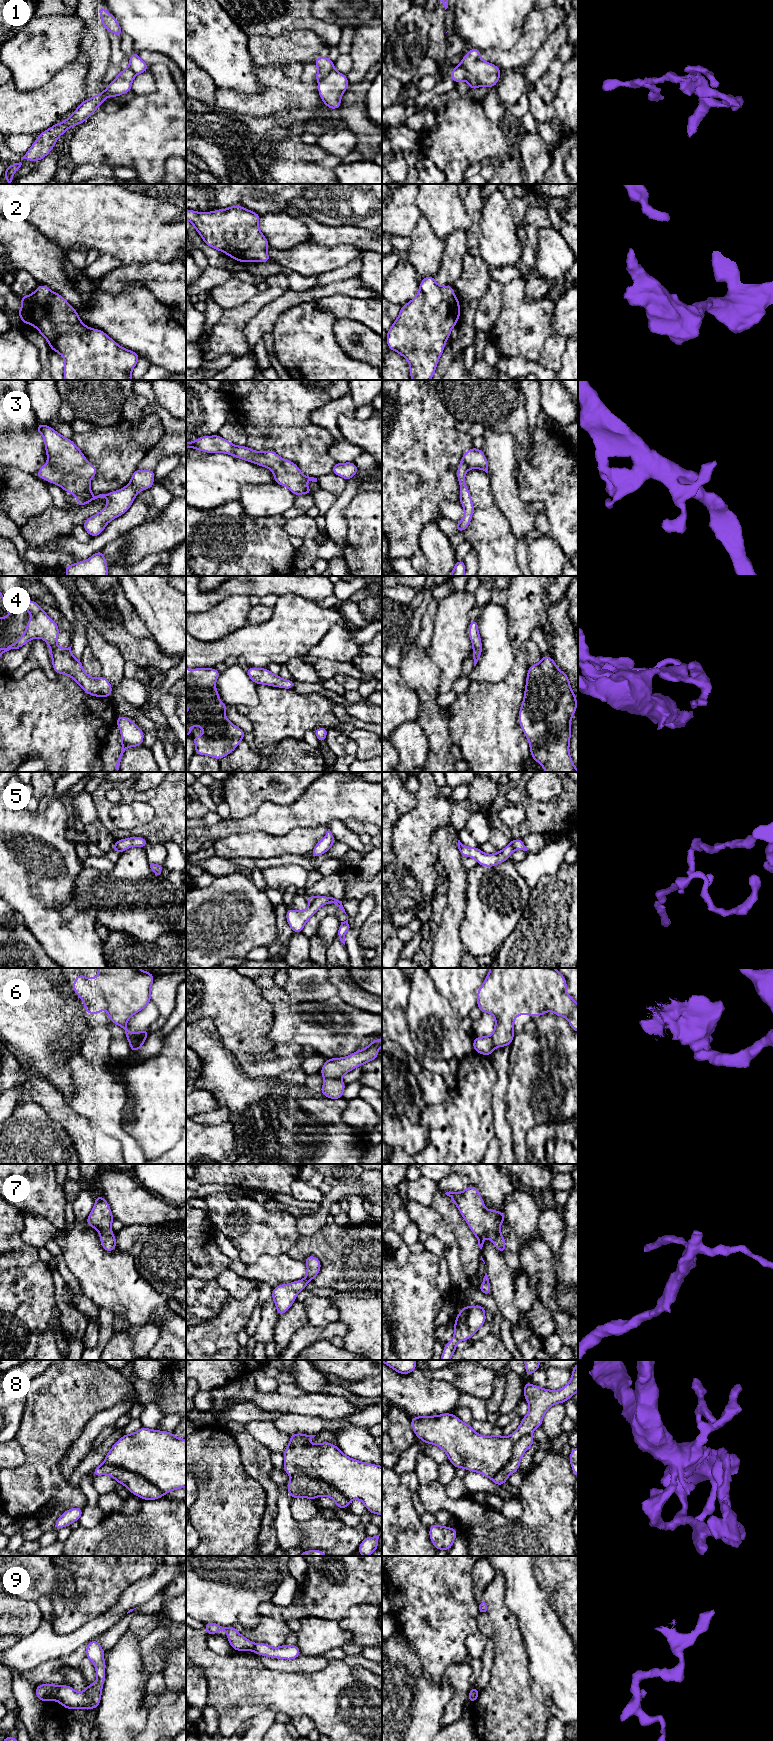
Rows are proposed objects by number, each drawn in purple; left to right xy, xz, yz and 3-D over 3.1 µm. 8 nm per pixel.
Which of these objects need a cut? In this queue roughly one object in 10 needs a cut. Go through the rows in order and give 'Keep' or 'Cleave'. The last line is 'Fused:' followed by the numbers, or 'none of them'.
1: Cleave
2: Keep
3: Keep
4: Keep
5: Cleave
6: Cleave
7: Keep
8: Keep
9: Cleave
Fused: 1, 5, 6, 9

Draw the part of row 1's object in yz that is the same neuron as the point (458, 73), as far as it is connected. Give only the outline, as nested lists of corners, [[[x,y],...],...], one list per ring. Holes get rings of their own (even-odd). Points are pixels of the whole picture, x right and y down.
[[[461,65],[454,67],[450,76],[455,84],[461,82],[462,80],[466,80],[469,83],[470,90],[478,89],[480,86],[473,75],[466,71]]]

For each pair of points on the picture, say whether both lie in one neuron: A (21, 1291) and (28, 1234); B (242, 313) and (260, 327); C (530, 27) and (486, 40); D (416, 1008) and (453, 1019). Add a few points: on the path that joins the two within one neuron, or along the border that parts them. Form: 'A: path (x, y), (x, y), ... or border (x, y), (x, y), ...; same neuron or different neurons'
A: border (22, 1219), (22, 1238), (37, 1250); different neurons
B: border (268, 303), (247, 322), (244, 329), (246, 342); different neurons
C: border (533, 10), (525, 18), (520, 37), (507, 50); different neurons
D: path (425, 1009), (444, 1015); same neuron

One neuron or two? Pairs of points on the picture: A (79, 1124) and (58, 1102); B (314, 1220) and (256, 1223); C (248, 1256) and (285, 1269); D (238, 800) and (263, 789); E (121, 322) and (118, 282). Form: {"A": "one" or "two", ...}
{"A": "one", "B": "two", "C": "two", "D": "one", "E": "two"}

